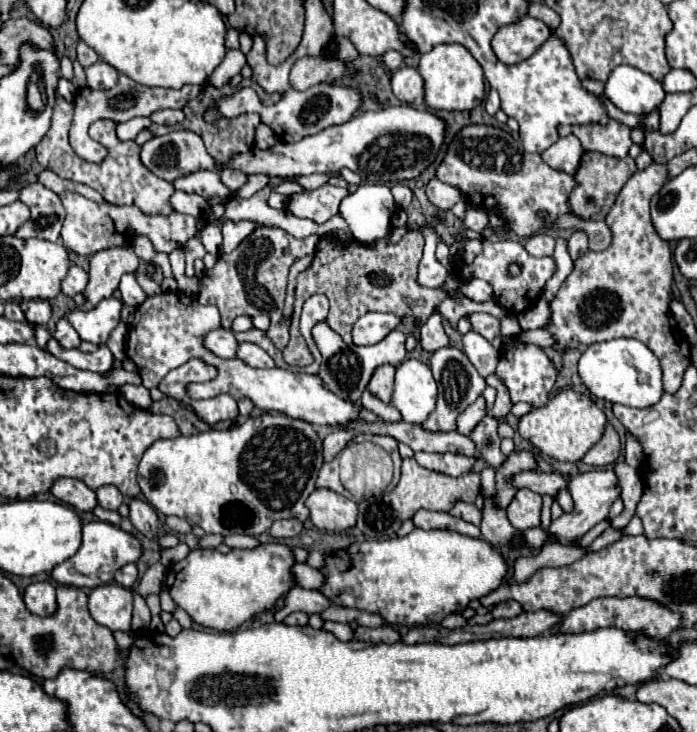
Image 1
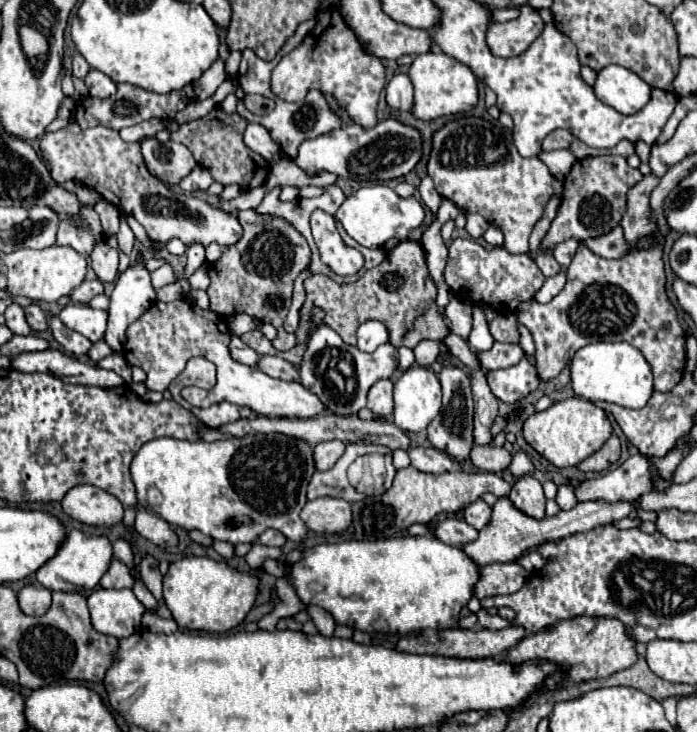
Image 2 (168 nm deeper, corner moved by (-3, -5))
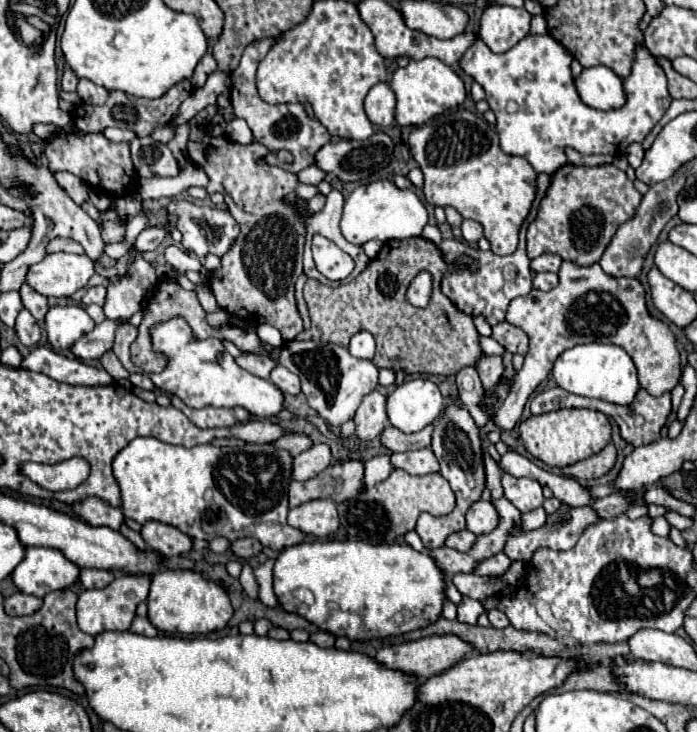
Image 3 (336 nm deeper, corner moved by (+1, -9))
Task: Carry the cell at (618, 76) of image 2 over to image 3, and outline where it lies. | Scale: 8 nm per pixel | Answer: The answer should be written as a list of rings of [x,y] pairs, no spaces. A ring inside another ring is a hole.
[[[589,67],[575,79],[579,97],[593,109],[611,111],[625,105],[623,79],[609,67]]]

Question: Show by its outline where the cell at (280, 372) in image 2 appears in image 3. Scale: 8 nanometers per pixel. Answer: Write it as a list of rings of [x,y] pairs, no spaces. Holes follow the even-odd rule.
[[[275,365],[275,369],[271,371],[271,377],[269,377],[283,393],[289,393],[289,395],[297,395],[301,393],[301,385],[299,385],[299,377],[293,375],[289,369],[285,369],[283,365]]]

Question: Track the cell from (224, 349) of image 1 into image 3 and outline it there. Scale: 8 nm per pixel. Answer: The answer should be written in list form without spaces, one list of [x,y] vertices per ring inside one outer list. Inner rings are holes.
[[[245,353],[245,355],[239,355],[235,359],[235,363],[239,367],[243,367],[245,371],[257,375],[257,377],[263,377],[263,379],[269,379],[269,373],[271,369],[275,367],[275,361],[269,359],[269,357],[263,357],[263,355],[253,355],[253,353]]]

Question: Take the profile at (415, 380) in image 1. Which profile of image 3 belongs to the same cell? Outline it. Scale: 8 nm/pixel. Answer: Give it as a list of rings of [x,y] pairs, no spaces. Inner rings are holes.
[[[407,379],[387,397],[389,423],[403,433],[415,433],[431,425],[443,411],[443,395],[439,387],[427,379]]]

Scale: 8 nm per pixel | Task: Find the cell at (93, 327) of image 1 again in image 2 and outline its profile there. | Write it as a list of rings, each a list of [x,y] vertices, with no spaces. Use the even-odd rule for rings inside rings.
[[[69,303],[67,307],[61,309],[59,319],[65,323],[65,327],[85,335],[93,343],[103,339],[103,335],[105,335],[107,311],[97,311],[83,303]]]

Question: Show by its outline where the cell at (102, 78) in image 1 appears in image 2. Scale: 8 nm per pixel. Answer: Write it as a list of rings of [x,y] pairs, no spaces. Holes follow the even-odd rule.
[[[91,69],[85,77],[85,85],[89,87],[91,97],[111,97],[115,93],[115,83],[101,71]]]

